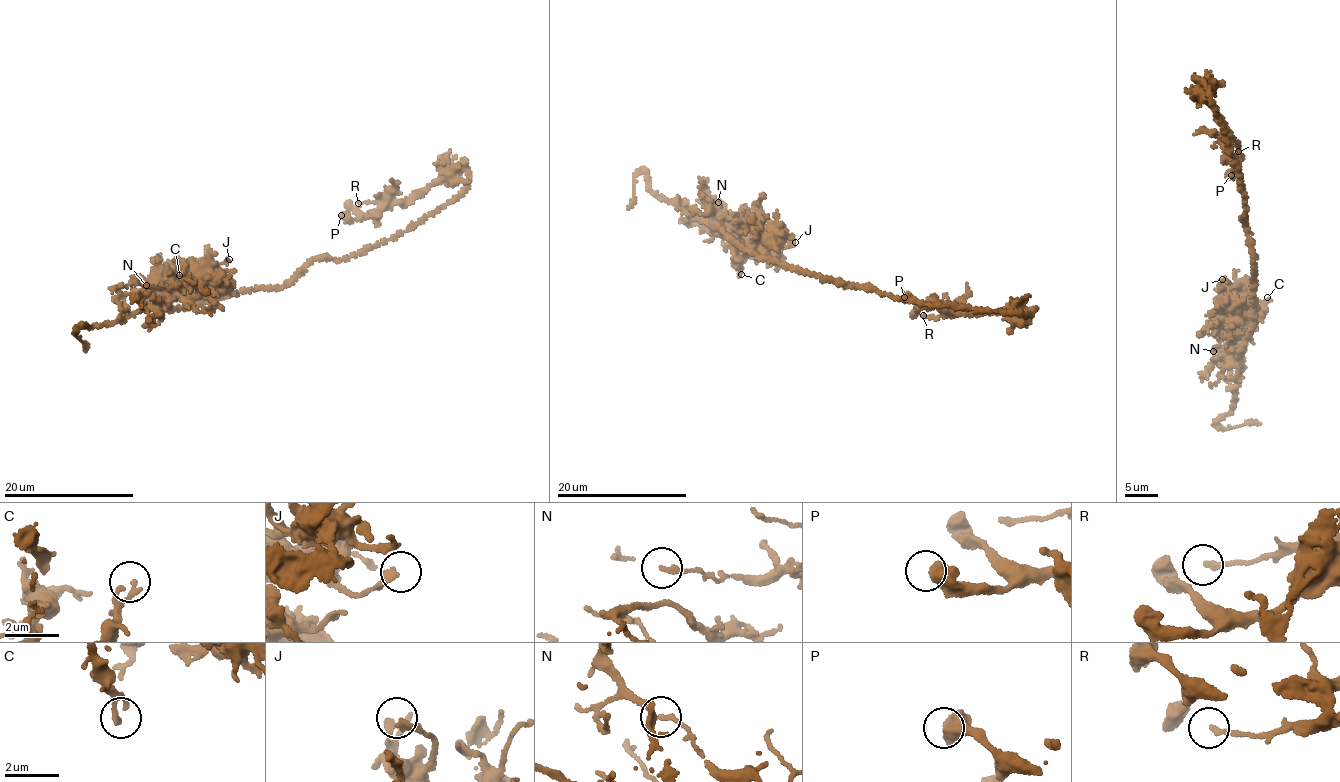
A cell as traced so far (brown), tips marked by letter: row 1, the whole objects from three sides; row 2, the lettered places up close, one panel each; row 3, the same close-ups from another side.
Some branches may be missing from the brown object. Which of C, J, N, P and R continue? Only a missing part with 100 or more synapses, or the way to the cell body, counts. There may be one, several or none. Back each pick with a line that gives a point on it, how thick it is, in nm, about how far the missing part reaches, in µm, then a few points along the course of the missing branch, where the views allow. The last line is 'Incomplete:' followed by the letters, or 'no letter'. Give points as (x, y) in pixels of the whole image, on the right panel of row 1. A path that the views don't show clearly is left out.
Incomplete: no letter

